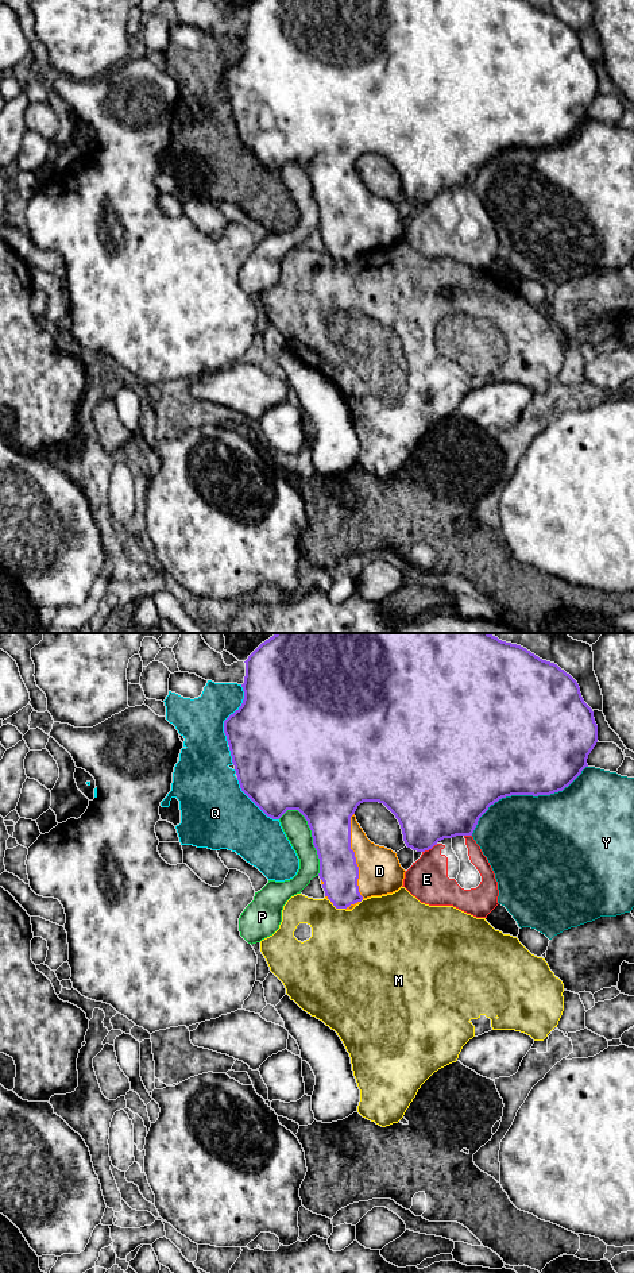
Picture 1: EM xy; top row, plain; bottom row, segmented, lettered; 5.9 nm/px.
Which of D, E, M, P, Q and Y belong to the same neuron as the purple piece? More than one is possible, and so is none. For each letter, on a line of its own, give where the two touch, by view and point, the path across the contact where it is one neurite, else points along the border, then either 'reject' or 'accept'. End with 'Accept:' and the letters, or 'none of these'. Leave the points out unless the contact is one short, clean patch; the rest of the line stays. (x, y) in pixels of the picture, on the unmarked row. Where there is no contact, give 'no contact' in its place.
D: meets purple in xy at (354, 208); accept
E: meets purple in xy at (429, 200); reject
M: meets purple in xy at (339, 259); reject
P: meets purple in xy at (313, 191); reject
Q: meets purple in xy at (231, 66); reject
Y: meets purple in xy at (524, 146); reject
Accept: D

